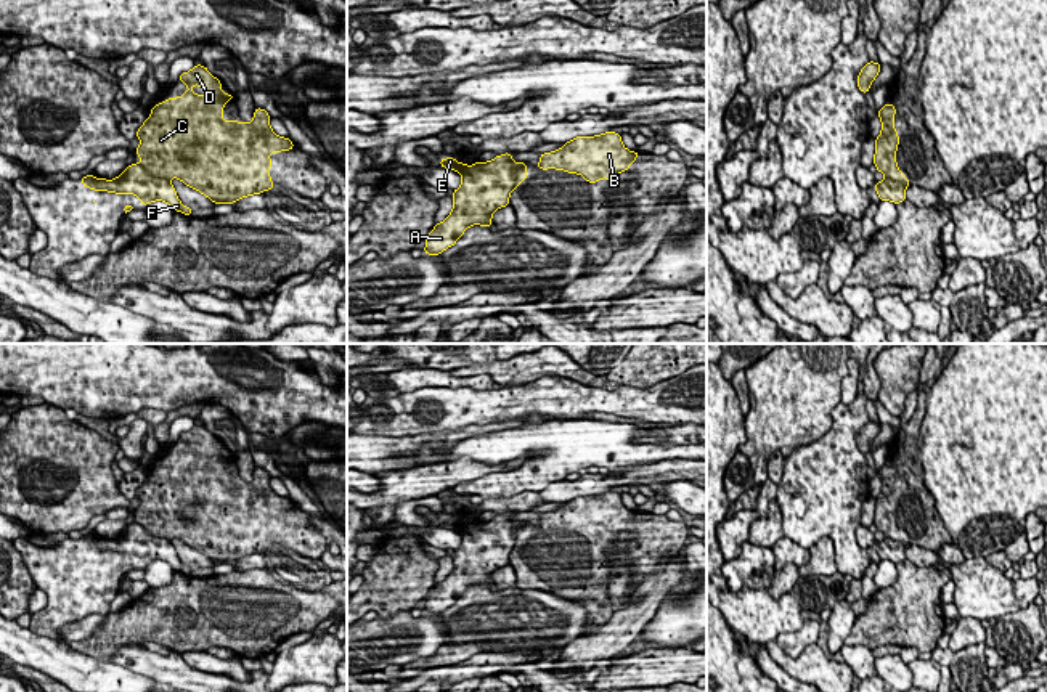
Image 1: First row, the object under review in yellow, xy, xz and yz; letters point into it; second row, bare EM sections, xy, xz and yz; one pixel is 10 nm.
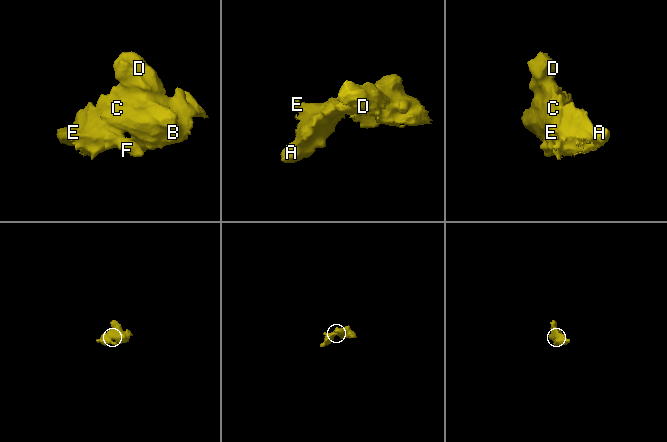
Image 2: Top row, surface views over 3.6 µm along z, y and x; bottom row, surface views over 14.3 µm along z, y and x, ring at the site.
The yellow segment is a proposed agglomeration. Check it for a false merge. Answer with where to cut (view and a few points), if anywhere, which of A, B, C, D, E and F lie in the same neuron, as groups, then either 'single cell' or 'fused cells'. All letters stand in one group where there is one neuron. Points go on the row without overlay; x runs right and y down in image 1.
xy (138, 524), (150, 533), (166, 538) | A E F / B C D | fused cells

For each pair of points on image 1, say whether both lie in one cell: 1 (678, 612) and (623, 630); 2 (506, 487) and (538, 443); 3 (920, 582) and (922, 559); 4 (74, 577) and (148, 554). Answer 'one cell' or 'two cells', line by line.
1: two cells
2: one cell
3: two cells
4: one cell

